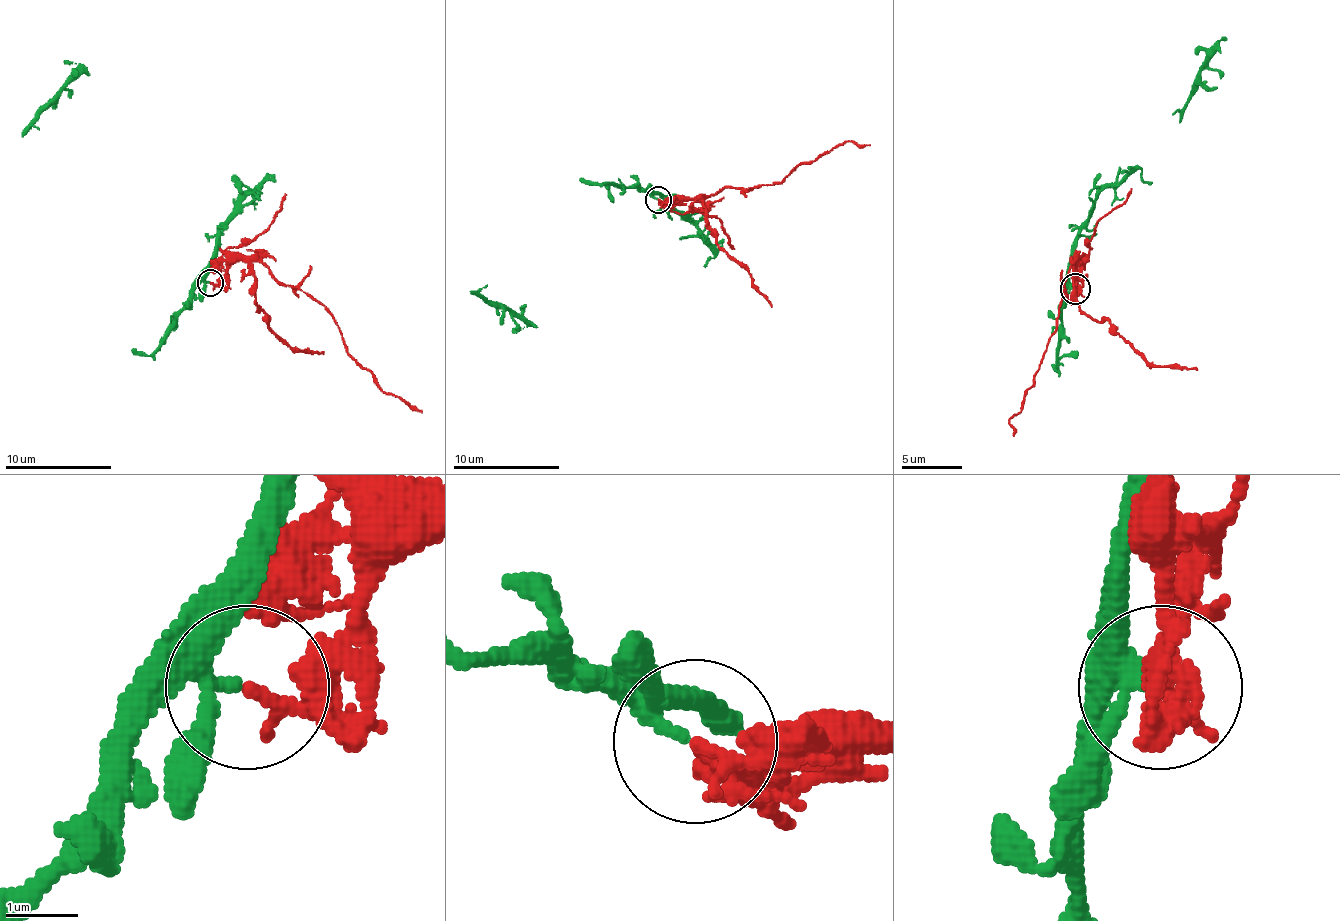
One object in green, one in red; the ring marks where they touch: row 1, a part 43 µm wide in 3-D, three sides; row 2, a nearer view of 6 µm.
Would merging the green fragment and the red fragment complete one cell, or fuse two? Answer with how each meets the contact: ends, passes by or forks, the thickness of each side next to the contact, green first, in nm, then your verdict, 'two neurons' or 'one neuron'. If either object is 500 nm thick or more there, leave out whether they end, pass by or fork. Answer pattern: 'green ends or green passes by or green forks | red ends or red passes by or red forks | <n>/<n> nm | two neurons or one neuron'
green passes by | red ends | 200/190 nm | two neurons

